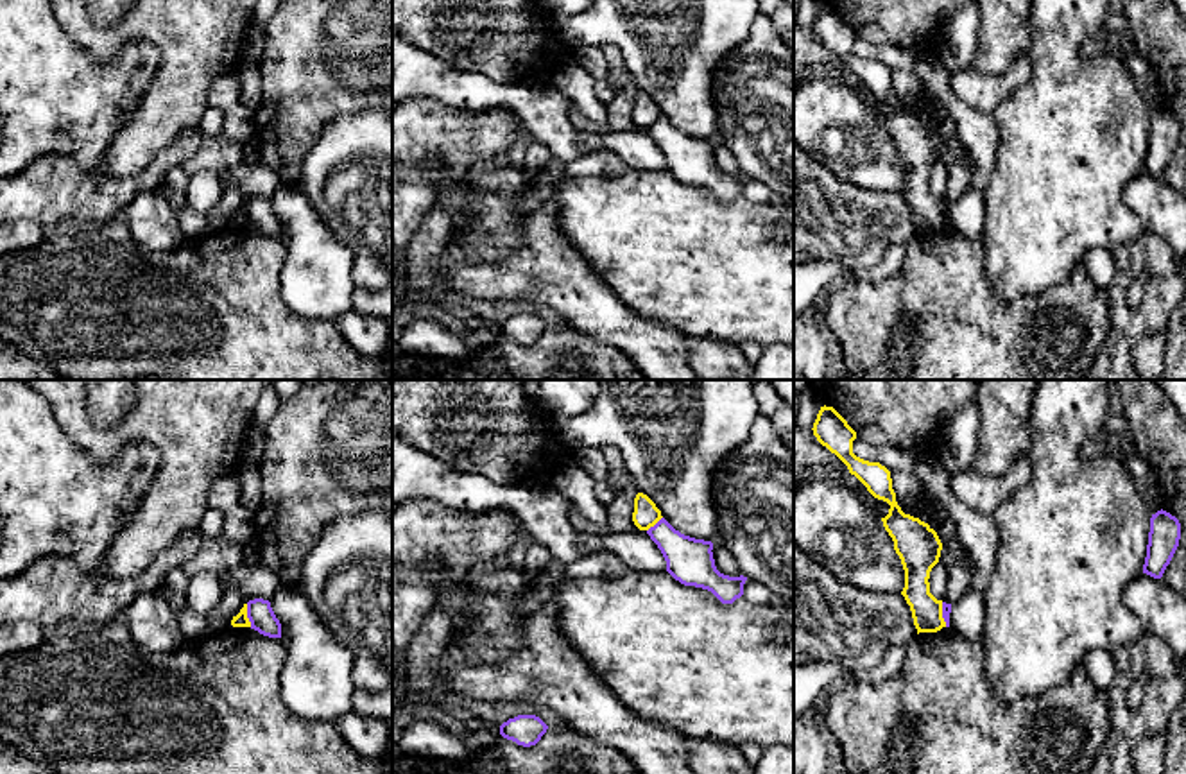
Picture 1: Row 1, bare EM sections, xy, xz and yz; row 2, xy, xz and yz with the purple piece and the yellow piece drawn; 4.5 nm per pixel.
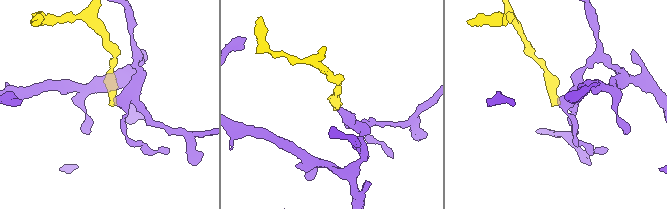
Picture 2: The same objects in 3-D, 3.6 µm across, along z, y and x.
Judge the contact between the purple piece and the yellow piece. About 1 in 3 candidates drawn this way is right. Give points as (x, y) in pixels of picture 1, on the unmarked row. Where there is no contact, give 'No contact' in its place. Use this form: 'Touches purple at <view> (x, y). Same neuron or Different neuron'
Touches purple at xy (248, 214). Different neuron

